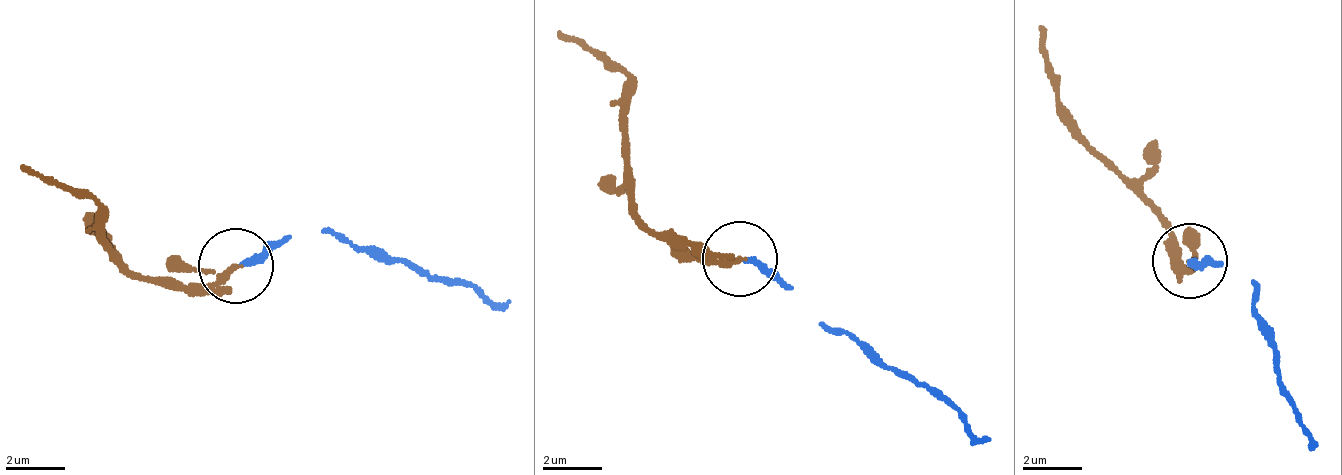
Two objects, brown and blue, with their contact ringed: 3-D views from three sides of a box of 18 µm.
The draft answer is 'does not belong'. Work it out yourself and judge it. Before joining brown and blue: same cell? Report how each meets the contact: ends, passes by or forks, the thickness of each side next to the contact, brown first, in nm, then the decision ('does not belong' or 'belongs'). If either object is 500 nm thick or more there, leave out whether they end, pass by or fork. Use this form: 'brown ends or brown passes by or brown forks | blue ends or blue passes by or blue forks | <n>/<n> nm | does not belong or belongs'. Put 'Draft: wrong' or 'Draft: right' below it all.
brown passes by | blue ends | 160/200 nm | belongs
Draft: wrong

